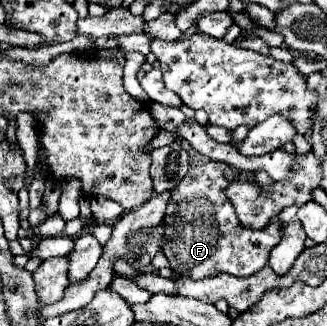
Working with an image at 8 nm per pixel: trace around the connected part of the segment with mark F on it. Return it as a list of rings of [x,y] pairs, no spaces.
[[[197,150],[189,154],[189,172],[171,192],[171,200],[167,204],[165,214],[165,244],[163,254],[167,256],[175,276],[189,276],[193,280],[201,280],[207,276],[217,276],[221,272],[233,276],[251,276],[259,272],[267,260],[269,252],[281,240],[279,218],[271,220],[271,226],[265,230],[243,228],[235,216],[235,210],[227,196],[223,194],[229,184],[223,172],[229,168],[223,162],[215,162]]]

